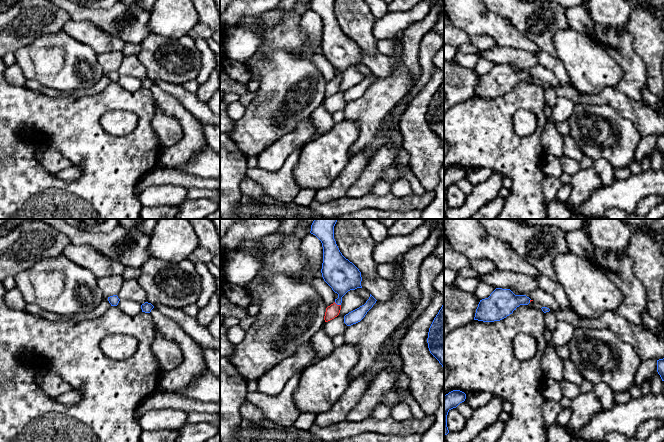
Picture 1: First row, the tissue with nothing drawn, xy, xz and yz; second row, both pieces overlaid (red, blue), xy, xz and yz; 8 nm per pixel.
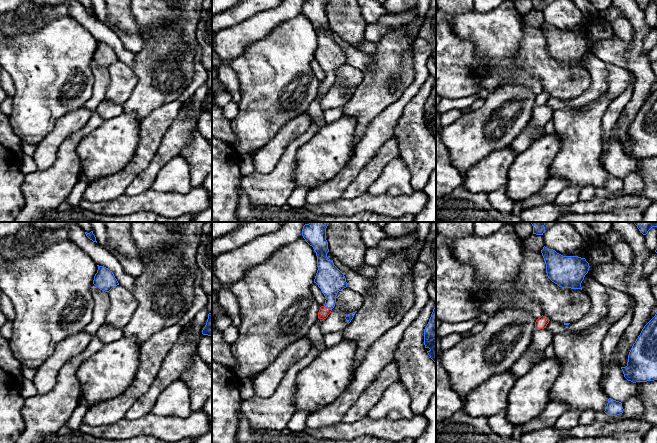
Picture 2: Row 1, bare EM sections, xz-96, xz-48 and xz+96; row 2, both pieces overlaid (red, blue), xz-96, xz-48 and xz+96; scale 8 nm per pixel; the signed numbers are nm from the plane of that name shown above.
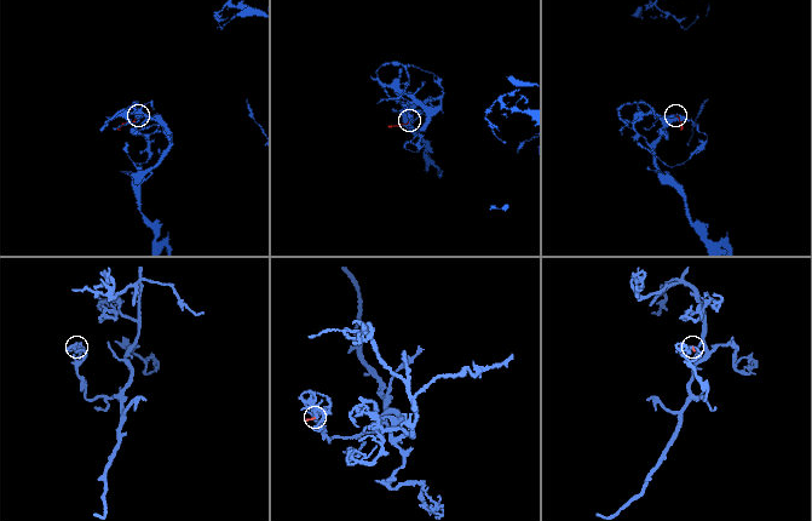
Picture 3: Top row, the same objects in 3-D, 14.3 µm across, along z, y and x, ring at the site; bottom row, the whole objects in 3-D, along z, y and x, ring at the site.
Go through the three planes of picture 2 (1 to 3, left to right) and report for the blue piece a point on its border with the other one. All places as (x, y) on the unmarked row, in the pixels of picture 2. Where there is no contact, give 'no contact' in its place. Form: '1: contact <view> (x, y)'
1: no contact
2: contact xz-48 (327, 83)
3: no contact

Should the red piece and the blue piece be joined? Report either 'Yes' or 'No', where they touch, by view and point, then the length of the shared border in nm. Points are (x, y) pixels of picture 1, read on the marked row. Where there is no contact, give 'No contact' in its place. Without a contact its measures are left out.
Yes. Touches red at xz (336, 304). Shared border 60 nm

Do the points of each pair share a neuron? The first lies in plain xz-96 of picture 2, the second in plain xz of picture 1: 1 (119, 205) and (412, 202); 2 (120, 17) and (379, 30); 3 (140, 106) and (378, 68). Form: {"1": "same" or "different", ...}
{"1": "same", "2": "different", "3": "different"}

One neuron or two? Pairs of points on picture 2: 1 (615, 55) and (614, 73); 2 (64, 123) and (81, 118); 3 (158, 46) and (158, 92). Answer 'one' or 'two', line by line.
1: two
2: one
3: one

